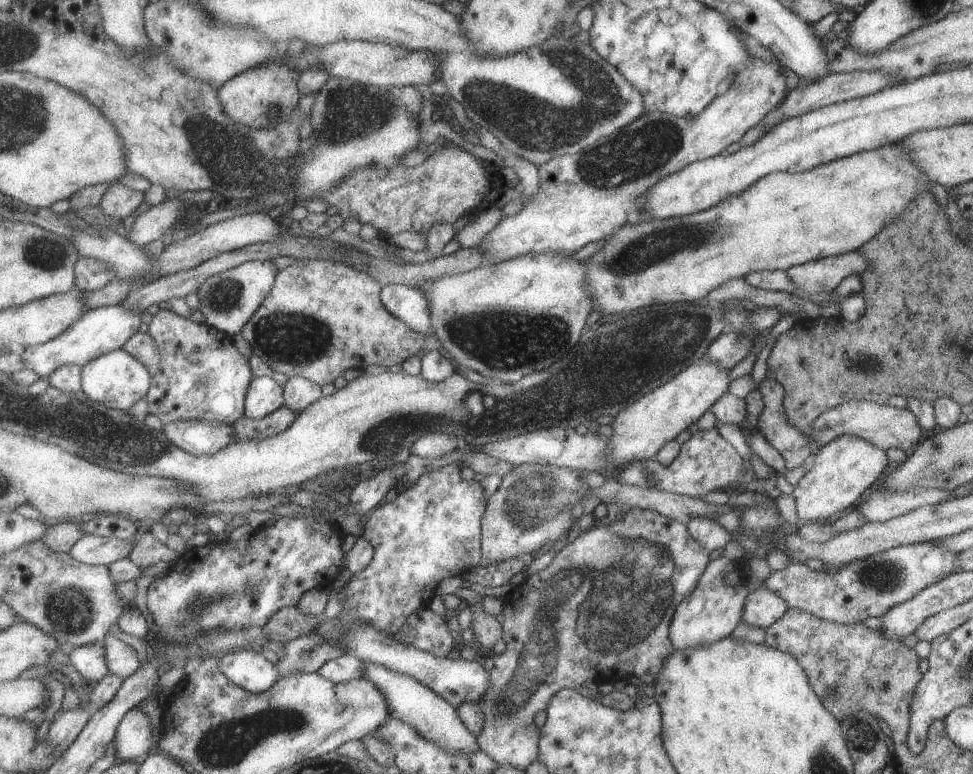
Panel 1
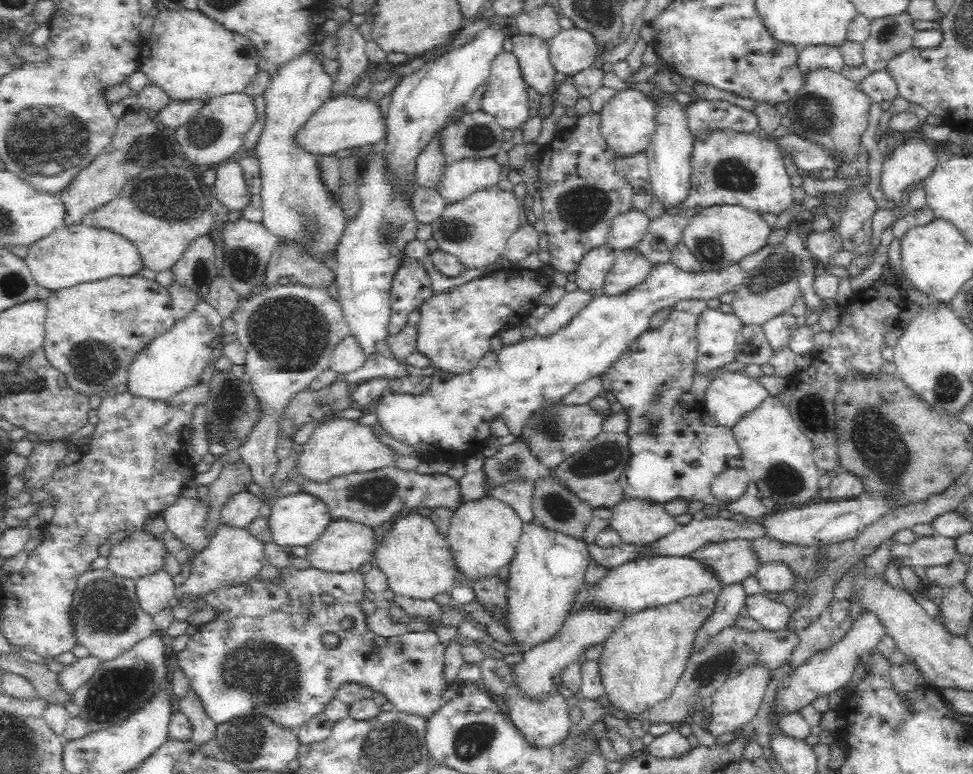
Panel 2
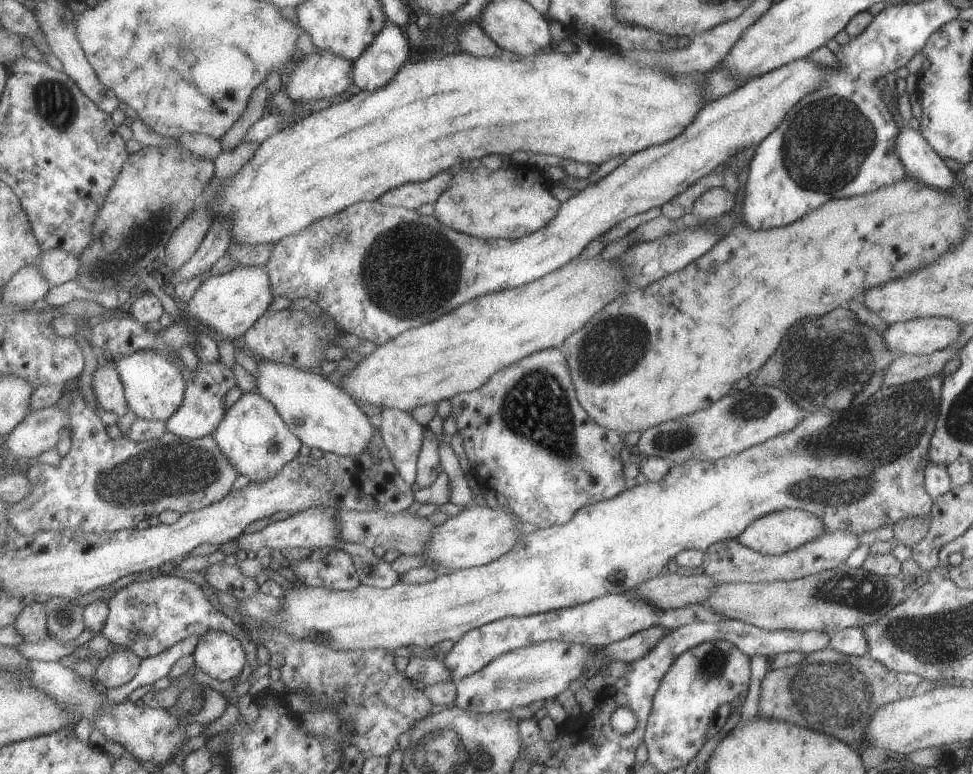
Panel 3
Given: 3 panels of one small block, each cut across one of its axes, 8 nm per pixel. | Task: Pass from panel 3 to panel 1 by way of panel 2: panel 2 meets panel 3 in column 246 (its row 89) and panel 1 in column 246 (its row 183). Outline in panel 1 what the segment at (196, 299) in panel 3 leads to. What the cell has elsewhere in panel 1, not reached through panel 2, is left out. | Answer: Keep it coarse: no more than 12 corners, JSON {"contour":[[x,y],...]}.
{"contour":[[271,260],[248,261],[200,289],[208,326],[244,331],[275,287]]}

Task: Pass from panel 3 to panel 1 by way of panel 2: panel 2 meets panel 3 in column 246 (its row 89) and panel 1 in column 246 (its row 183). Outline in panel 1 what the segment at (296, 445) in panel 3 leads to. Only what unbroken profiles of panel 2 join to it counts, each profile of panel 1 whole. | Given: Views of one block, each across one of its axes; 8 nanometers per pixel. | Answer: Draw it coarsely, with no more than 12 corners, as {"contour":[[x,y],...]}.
{"contour":[[272,376],[255,378],[246,416],[263,419],[285,405]]}

